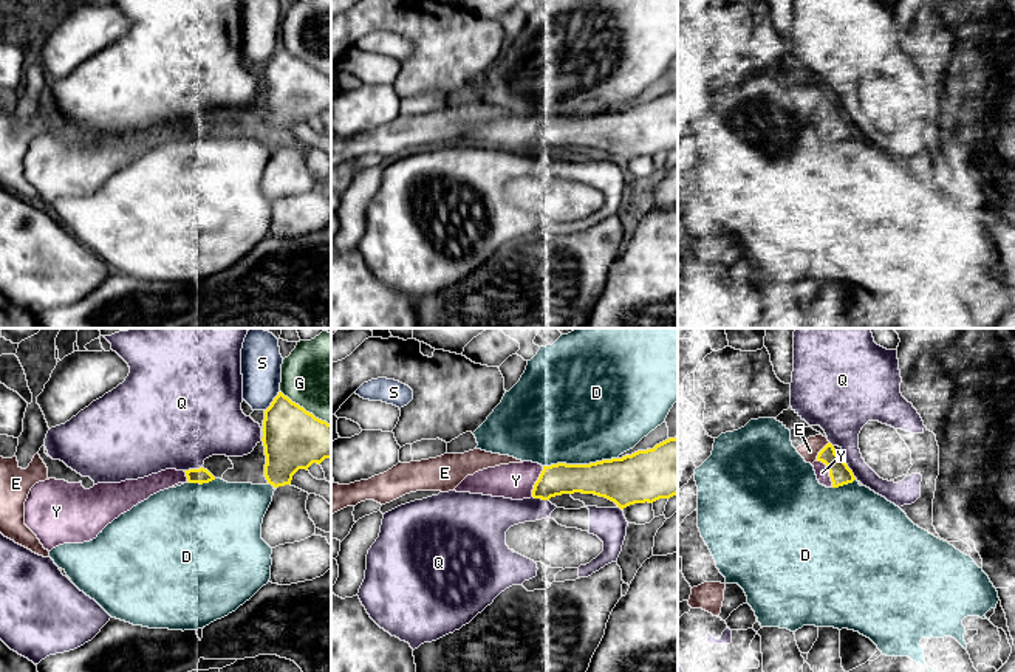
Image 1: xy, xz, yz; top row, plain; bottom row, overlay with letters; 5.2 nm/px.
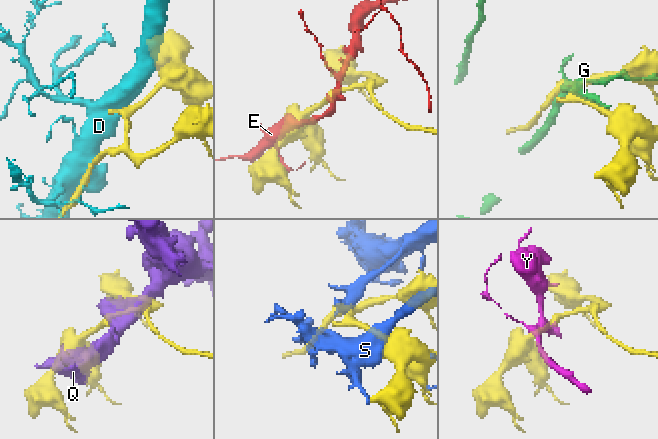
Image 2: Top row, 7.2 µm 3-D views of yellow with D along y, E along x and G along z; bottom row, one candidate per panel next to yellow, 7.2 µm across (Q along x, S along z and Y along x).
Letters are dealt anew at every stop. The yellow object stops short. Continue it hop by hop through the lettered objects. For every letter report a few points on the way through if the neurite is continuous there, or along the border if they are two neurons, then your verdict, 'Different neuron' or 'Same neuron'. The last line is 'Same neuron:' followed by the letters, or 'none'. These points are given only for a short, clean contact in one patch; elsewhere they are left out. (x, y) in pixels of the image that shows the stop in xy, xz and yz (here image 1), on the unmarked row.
D: Different neuron
E: Different neuron
G: Different neuron
Q: Different neuron
S: Different neuron
Y: Same neuron
Same neuron: Y

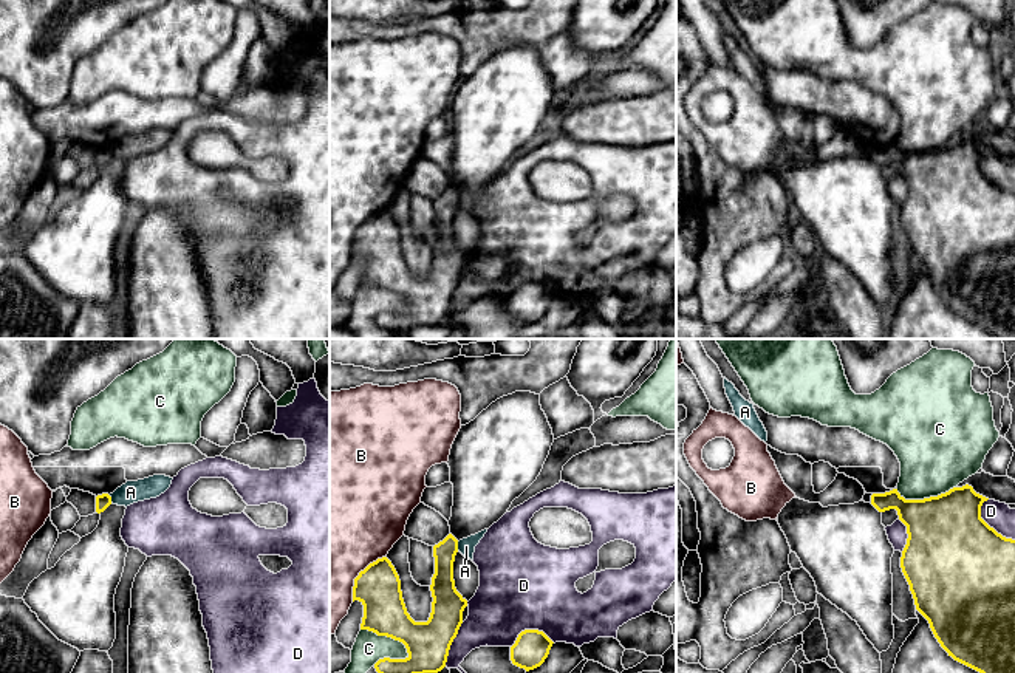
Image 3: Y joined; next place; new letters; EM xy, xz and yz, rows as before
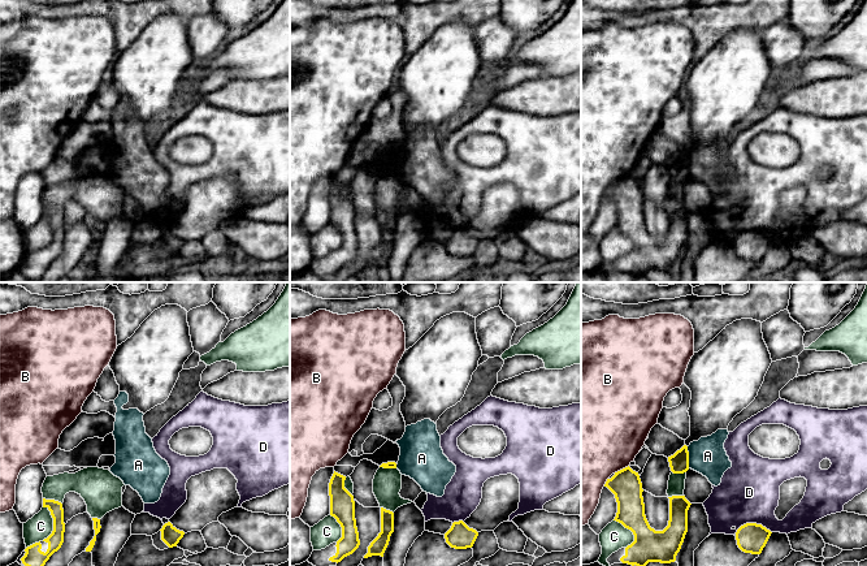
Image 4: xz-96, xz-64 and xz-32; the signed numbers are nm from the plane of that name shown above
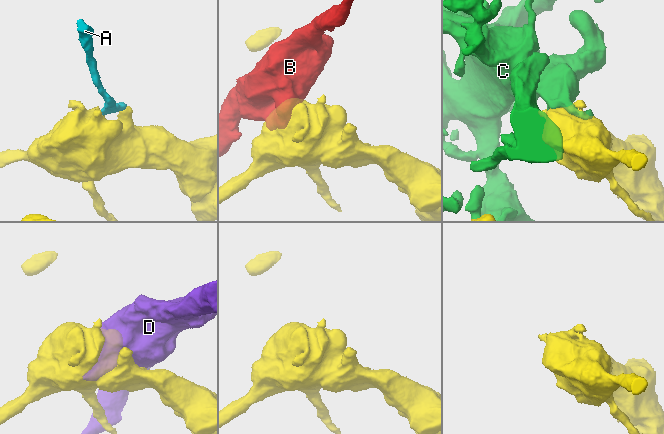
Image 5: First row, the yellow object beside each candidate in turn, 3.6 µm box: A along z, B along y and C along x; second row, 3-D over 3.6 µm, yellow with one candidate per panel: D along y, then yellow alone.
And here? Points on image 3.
A: Different neuron
B: Different neuron
C: Different neuron
D: Different neuron
Same neuron: none

